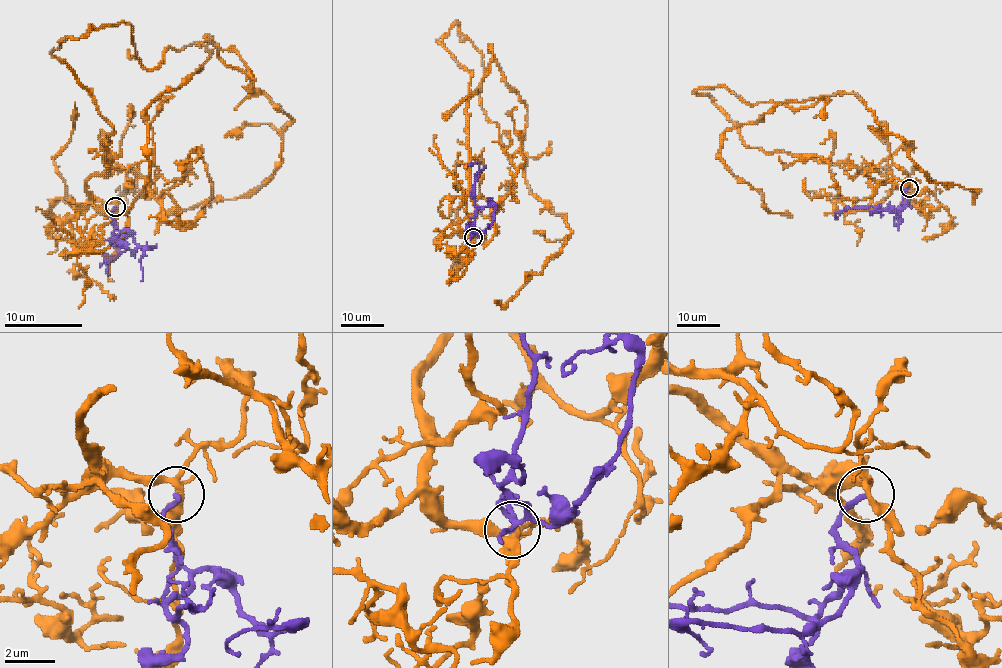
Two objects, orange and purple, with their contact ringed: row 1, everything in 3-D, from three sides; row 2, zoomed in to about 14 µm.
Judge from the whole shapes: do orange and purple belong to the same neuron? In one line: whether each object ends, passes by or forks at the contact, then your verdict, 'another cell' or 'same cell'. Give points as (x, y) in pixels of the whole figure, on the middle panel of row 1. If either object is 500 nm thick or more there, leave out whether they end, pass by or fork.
orange forks | purple ends | same cell

